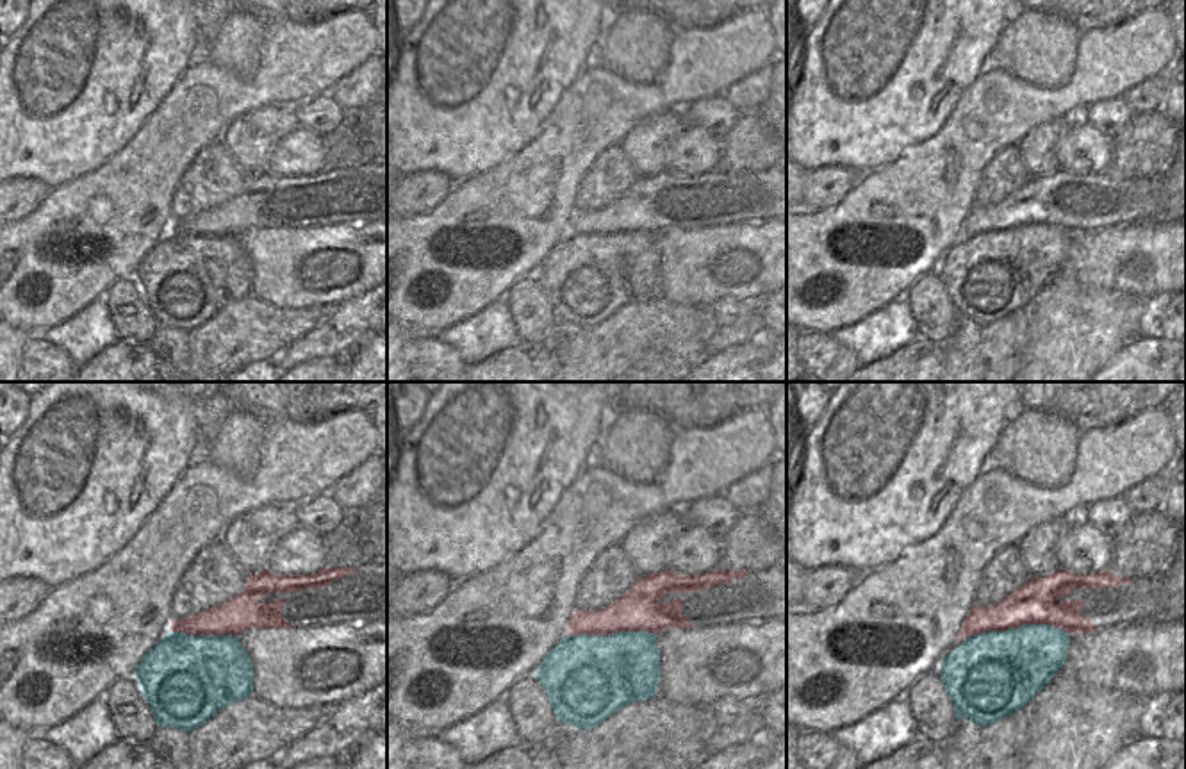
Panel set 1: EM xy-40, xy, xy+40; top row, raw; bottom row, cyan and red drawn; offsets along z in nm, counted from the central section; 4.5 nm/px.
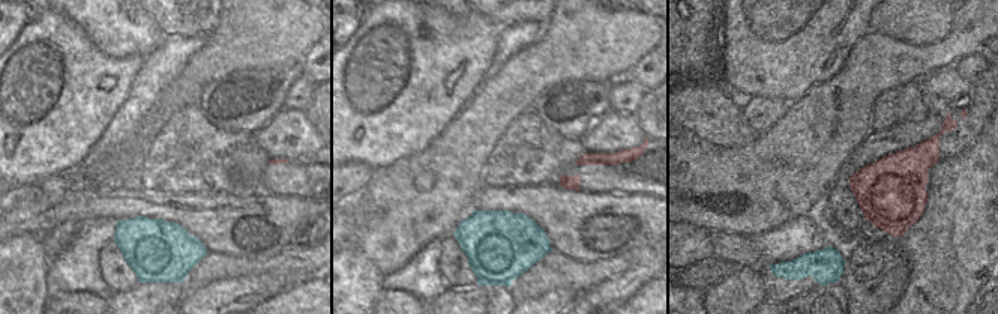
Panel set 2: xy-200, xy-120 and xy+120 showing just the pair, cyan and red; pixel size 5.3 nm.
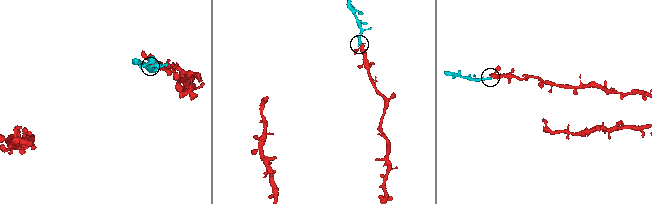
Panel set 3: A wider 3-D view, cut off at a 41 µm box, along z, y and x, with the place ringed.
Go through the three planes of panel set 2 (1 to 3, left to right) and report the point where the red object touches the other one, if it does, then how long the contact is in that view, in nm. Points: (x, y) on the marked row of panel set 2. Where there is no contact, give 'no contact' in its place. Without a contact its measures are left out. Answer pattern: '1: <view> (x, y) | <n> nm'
1: no contact
2: no contact
3: no contact

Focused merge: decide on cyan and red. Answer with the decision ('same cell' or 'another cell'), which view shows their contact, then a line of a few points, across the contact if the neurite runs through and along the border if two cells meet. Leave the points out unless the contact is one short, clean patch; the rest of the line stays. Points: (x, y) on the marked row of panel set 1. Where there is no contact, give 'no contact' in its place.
same cell; contact in xy+40; line xy+40 (990, 675), (1015, 646), (1015, 628), (1029, 614), (1033, 603)

